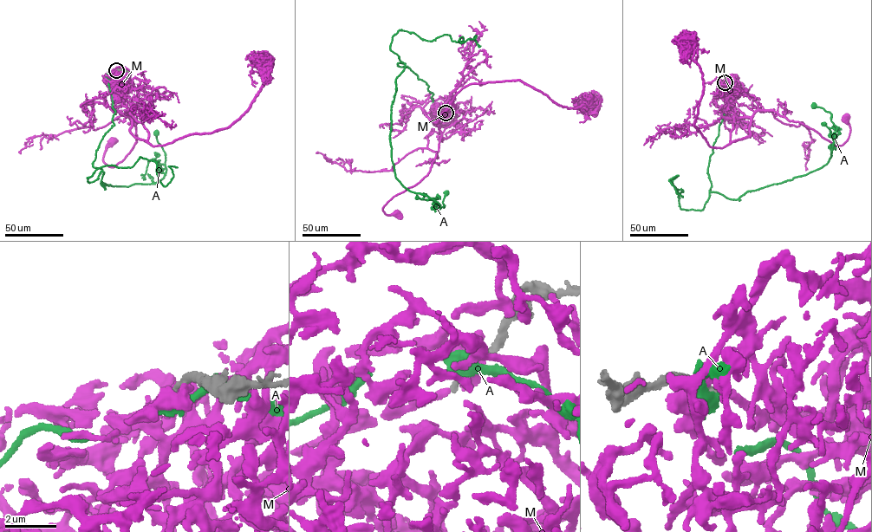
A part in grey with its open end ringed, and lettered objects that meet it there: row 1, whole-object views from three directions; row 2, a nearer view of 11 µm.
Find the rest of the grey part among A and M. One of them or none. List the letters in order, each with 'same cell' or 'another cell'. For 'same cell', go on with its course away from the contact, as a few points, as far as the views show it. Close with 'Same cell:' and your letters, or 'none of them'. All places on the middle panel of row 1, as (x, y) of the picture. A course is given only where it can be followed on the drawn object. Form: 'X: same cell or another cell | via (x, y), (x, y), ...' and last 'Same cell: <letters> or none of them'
A: another cell
M: another cell
Same cell: none of them

